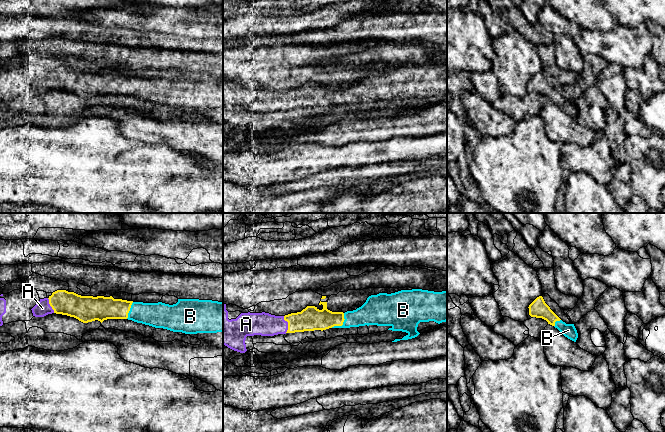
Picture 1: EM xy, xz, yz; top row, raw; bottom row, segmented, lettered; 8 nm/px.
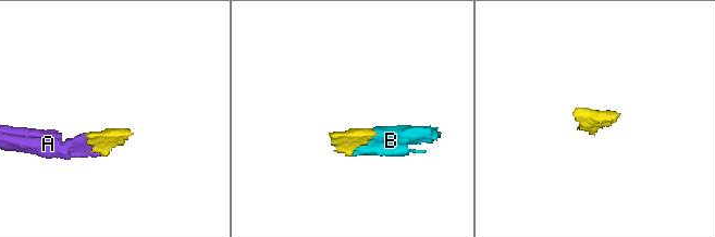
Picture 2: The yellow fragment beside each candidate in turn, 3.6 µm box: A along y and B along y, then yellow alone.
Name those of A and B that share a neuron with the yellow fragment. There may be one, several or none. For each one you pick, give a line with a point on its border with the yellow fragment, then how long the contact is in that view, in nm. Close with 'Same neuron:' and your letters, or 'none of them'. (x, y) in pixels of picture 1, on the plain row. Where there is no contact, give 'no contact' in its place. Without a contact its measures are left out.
A: xz (288, 100) | 140 nm
B: xz (342, 100) | 160 nm
Same neuron: A, B

